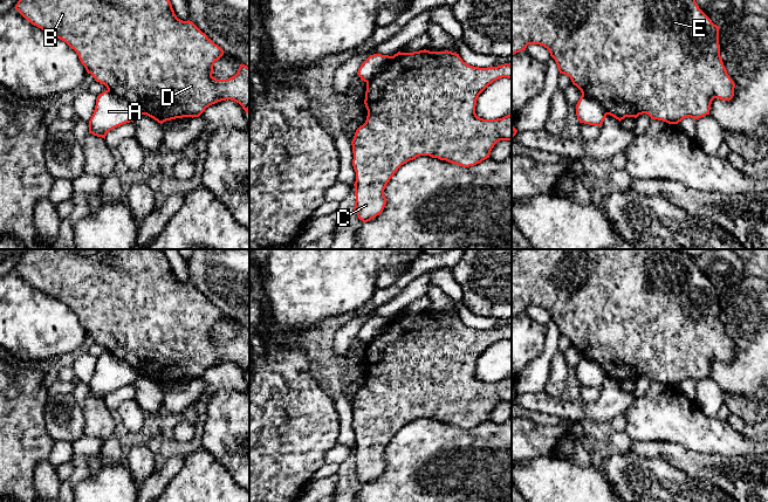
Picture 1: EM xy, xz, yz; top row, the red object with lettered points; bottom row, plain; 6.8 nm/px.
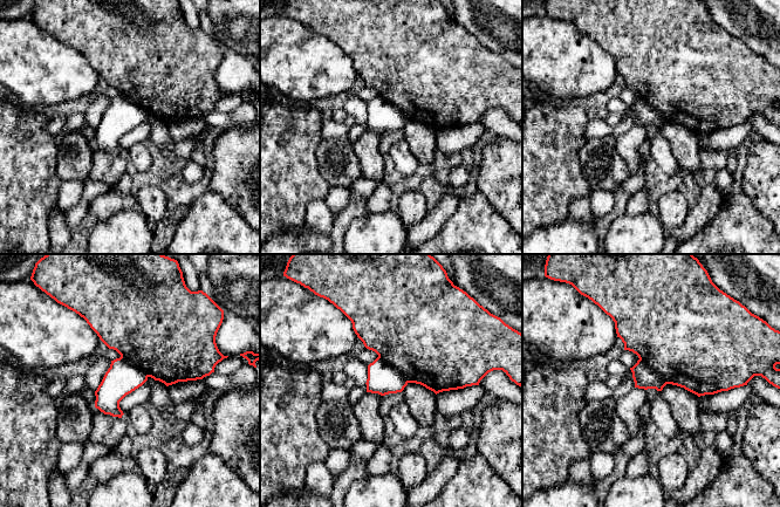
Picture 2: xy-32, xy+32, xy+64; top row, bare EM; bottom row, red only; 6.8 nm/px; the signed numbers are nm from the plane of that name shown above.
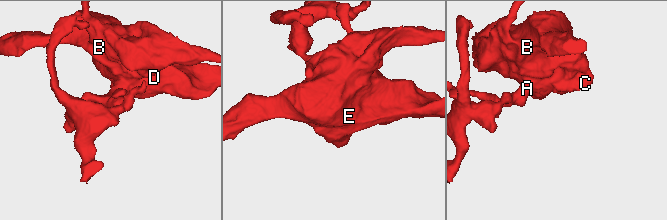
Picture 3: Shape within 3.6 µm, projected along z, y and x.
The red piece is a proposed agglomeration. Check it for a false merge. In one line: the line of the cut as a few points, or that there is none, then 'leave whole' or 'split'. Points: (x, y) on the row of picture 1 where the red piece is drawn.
xy (108, 89), (127, 100), (138, 114) | split

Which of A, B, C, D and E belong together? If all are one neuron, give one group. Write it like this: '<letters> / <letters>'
A / B C D E

